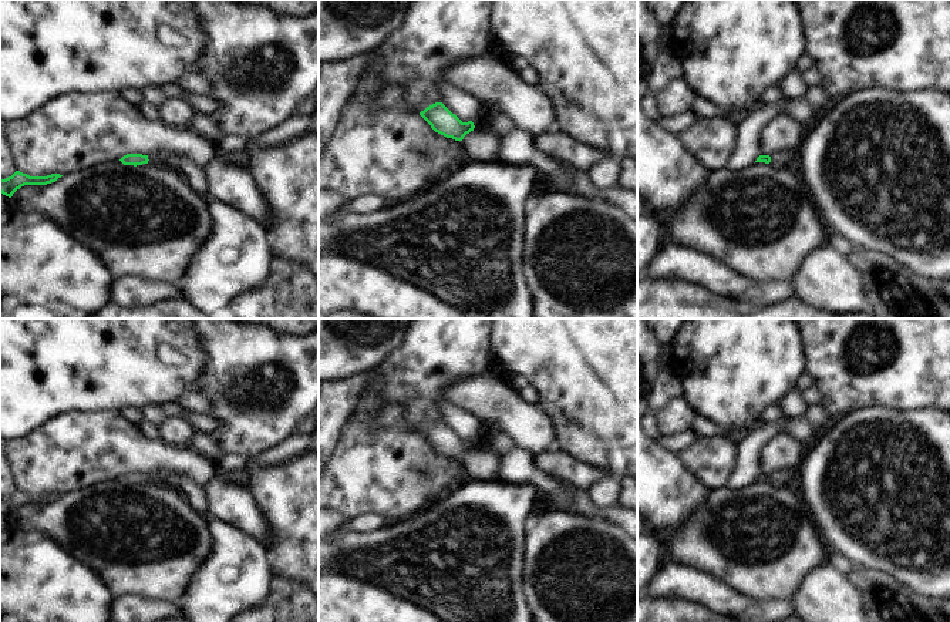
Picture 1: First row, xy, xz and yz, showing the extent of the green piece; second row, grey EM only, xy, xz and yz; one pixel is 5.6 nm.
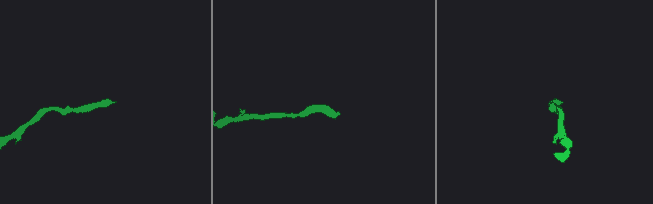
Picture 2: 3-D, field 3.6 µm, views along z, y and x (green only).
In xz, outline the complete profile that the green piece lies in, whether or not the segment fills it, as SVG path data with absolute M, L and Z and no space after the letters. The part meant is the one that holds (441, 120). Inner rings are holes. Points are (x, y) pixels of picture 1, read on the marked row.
M442 102L427 107L420 115L431 125L431 128L455 141L462 142L462 149L472 161L486 164L498 161L499 138L491 131L475 131L472 121L462 122Z

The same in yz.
M775 151L771 157L769 155L759 155L755 162L765 162L772 164L778 168L788 168L792 158L796 155L795 151Z

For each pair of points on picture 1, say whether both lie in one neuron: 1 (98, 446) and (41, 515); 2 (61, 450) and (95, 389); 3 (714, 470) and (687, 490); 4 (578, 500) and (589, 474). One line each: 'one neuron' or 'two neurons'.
1: two neurons
2: two neurons
3: two neurons
4: two neurons

